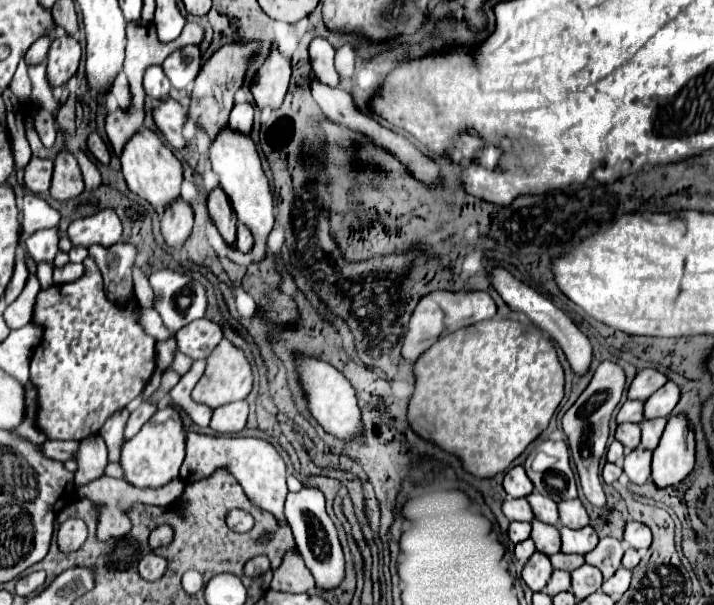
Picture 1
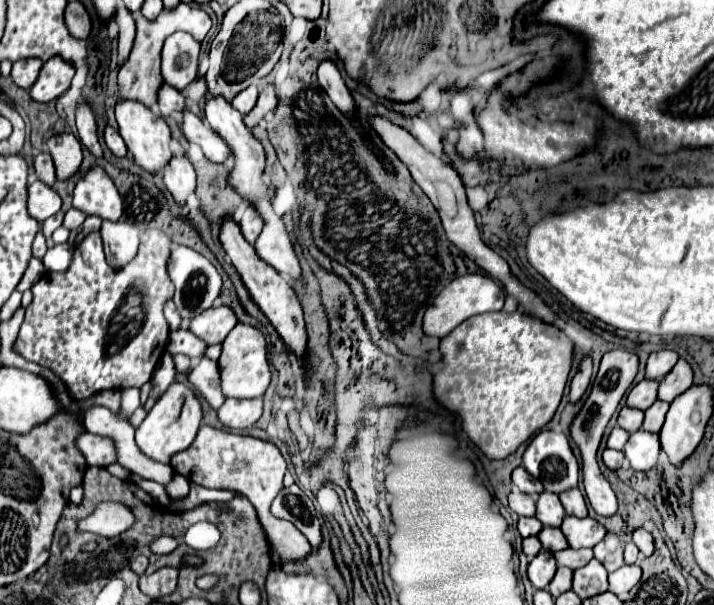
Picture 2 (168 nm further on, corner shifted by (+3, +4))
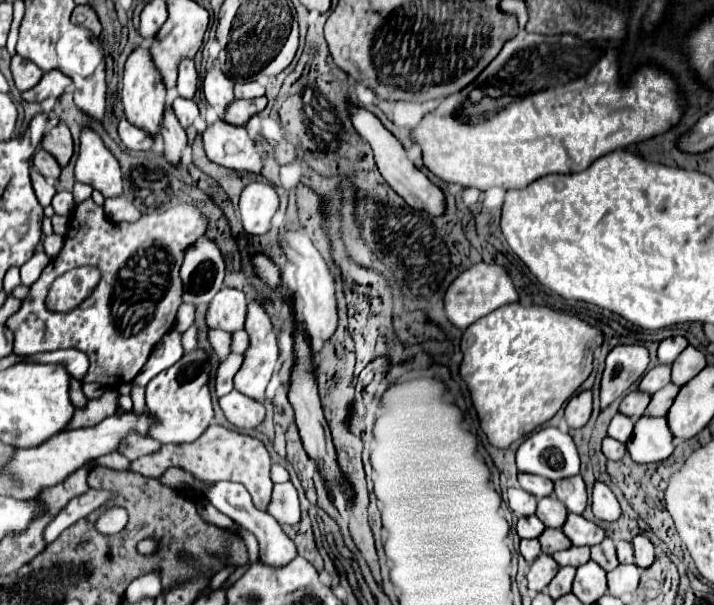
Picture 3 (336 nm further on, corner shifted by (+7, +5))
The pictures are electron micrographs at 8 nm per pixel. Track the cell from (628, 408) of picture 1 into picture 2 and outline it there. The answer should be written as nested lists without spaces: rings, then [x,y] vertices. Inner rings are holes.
[[[643,379],[641,383],[637,383],[629,397],[627,397],[627,405],[629,407],[637,407],[641,411],[649,409],[655,401],[657,401],[657,389],[659,389],[659,381],[657,379]]]

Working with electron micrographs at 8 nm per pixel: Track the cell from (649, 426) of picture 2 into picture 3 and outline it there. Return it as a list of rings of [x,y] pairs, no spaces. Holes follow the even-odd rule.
[[[667,384],[665,388],[657,390],[653,396],[651,396],[651,402],[647,406],[647,412],[645,414],[651,414],[651,416],[665,416],[675,400],[675,394],[679,392],[679,386],[675,384]]]

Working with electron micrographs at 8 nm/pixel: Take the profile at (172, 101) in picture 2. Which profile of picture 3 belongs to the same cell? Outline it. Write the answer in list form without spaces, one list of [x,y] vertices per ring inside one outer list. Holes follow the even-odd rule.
[[[179,96],[171,102],[171,110],[173,110],[173,114],[177,116],[177,120],[181,122],[181,126],[193,124],[193,120],[195,120],[197,114],[199,114],[199,108],[197,108],[197,104],[195,104],[193,100],[179,98]]]

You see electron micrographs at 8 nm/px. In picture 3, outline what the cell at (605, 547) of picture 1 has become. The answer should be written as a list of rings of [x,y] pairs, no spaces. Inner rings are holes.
[[[605,538],[601,544],[591,546],[591,560],[597,562],[605,572],[611,572],[619,566],[617,554],[615,554],[615,542],[611,538]]]

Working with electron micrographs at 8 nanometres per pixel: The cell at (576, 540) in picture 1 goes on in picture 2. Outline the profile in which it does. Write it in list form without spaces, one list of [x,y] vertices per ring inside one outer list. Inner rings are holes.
[[[567,515],[563,519],[561,531],[567,537],[571,549],[595,547],[607,533],[605,527],[601,523],[597,523],[595,519],[591,519],[591,517],[579,519],[579,517],[571,517],[571,515]]]

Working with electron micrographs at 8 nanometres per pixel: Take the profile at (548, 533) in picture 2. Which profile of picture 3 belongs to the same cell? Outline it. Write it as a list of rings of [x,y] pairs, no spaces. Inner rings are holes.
[[[553,528],[543,530],[543,534],[539,536],[539,542],[541,542],[541,550],[545,554],[553,554],[553,552],[559,552],[559,550],[567,550],[571,546],[569,538],[561,530],[553,530]]]

